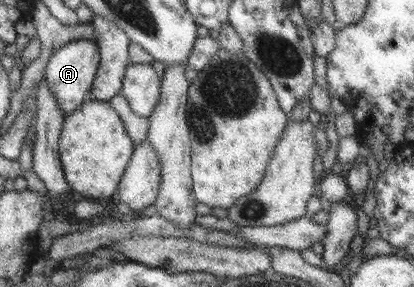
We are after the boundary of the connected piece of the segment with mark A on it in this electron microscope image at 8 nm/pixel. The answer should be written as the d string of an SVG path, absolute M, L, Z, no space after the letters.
M83 39L67 42L49 57L44 72L45 84L51 97L57 101L58 107L66 115L73 112L83 101L88 100L99 59L100 52L96 41Z

